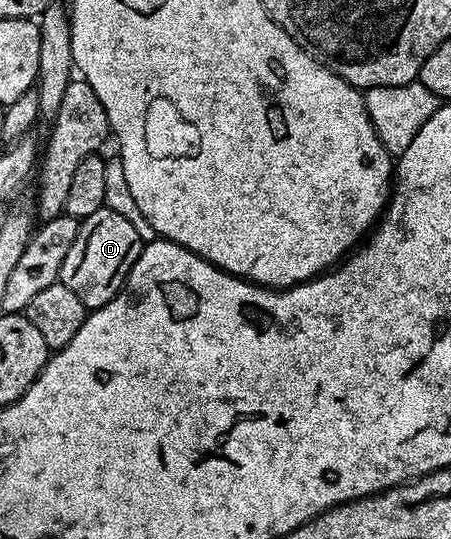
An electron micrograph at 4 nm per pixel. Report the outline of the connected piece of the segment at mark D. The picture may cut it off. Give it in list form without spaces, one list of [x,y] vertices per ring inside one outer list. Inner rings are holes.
[[[106,208],[93,212],[93,216],[79,223],[77,240],[73,240],[61,264],[59,281],[69,288],[69,292],[74,292],[88,311],[99,310],[118,296],[144,245],[141,236],[137,236],[137,228],[133,228],[125,216]]]

